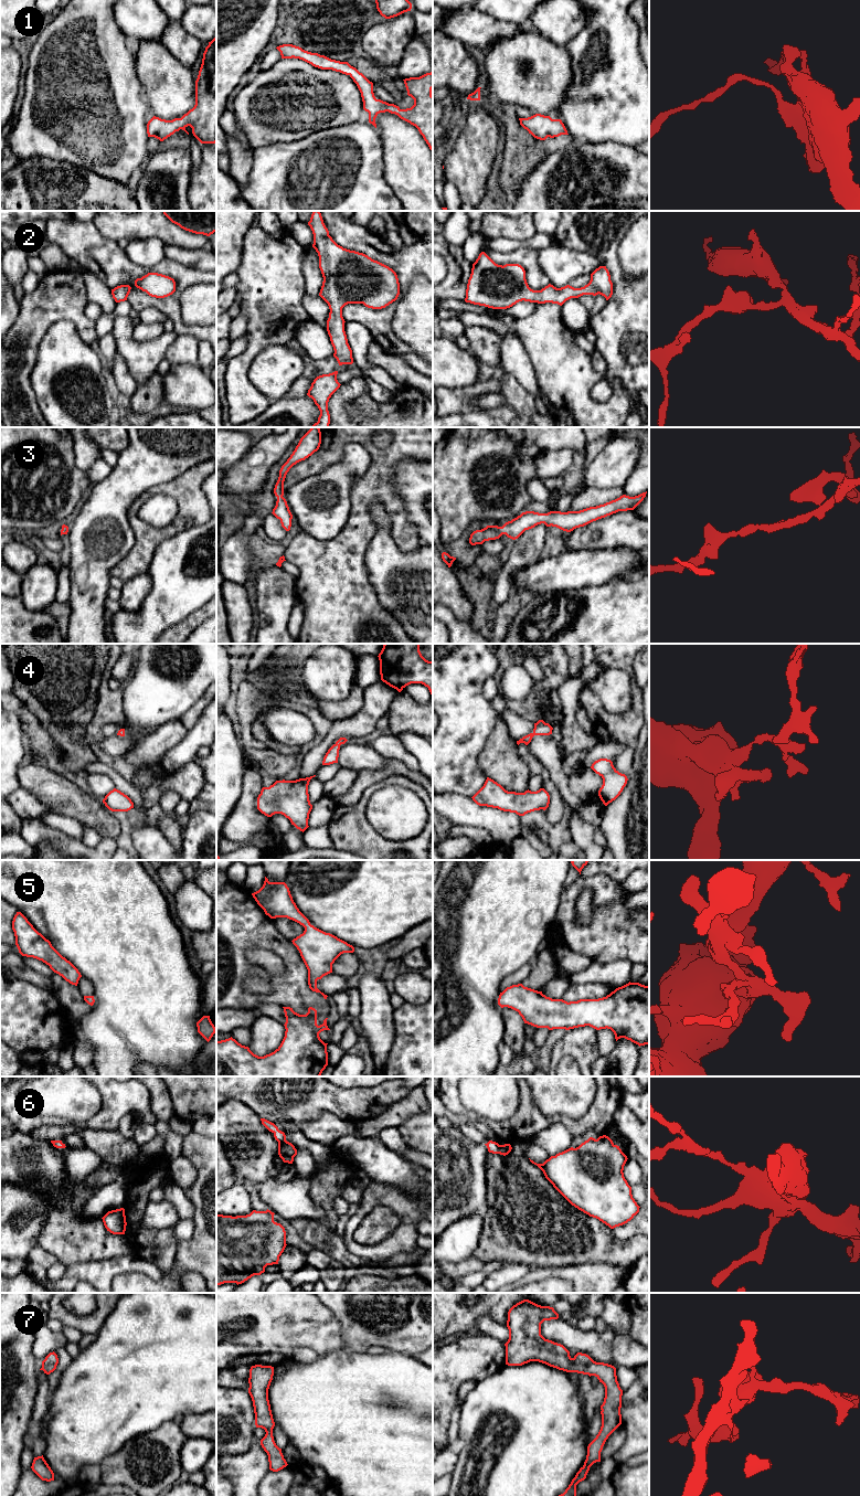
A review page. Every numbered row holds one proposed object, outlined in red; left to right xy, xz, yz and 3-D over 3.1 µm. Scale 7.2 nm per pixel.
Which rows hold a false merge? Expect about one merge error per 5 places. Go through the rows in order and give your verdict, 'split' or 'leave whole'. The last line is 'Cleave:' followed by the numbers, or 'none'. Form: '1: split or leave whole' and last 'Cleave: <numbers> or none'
1: leave whole
2: leave whole
3: leave whole
4: leave whole
5: leave whole
6: leave whole
7: leave whole
Cleave: none

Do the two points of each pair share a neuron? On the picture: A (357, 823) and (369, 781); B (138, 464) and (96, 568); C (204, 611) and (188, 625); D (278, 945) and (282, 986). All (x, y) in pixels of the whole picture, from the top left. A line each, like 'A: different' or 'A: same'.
A: different
B: same
C: same
D: same

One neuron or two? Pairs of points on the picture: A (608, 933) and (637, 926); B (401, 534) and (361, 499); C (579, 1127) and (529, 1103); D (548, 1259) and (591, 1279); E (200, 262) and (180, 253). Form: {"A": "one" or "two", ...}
{"A": "one", "B": "one", "C": "one", "D": "two", "E": "one"}

